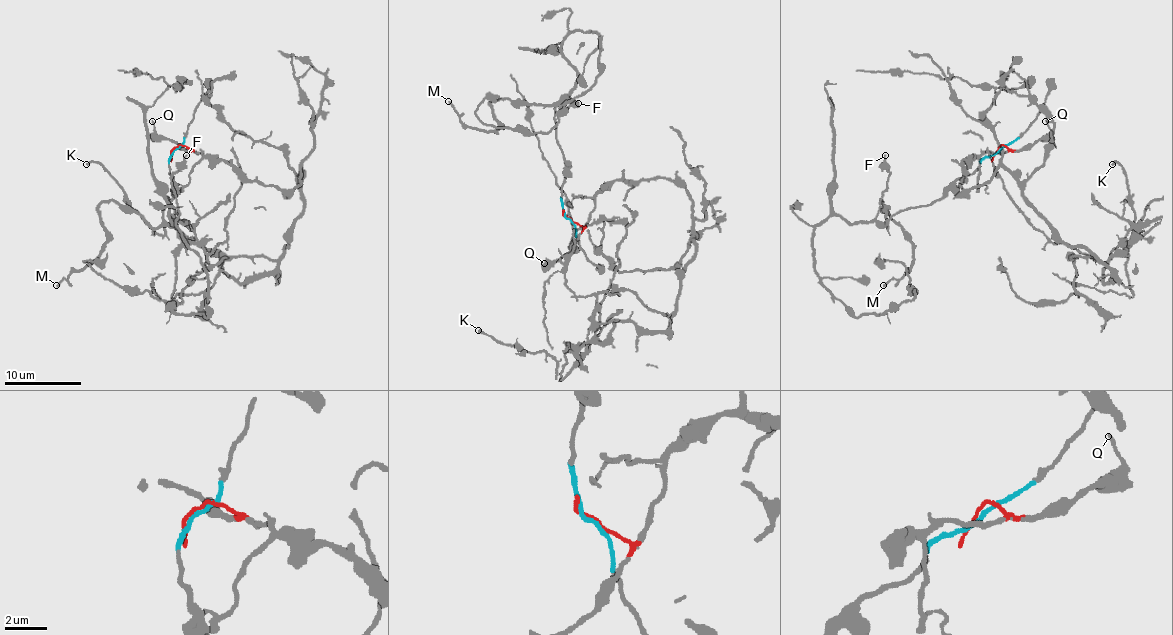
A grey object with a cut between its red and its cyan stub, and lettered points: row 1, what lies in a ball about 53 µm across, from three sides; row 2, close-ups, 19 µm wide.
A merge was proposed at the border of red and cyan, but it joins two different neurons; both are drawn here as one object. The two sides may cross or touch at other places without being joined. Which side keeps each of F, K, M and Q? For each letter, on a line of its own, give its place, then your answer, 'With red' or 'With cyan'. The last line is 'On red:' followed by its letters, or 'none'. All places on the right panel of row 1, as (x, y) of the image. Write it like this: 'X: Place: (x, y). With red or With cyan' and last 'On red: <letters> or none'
F: Place: (885, 155). With cyan
K: Place: (1112, 164). With red
M: Place: (883, 285). With cyan
Q: Place: (1045, 121). With red
On red: K, Q

